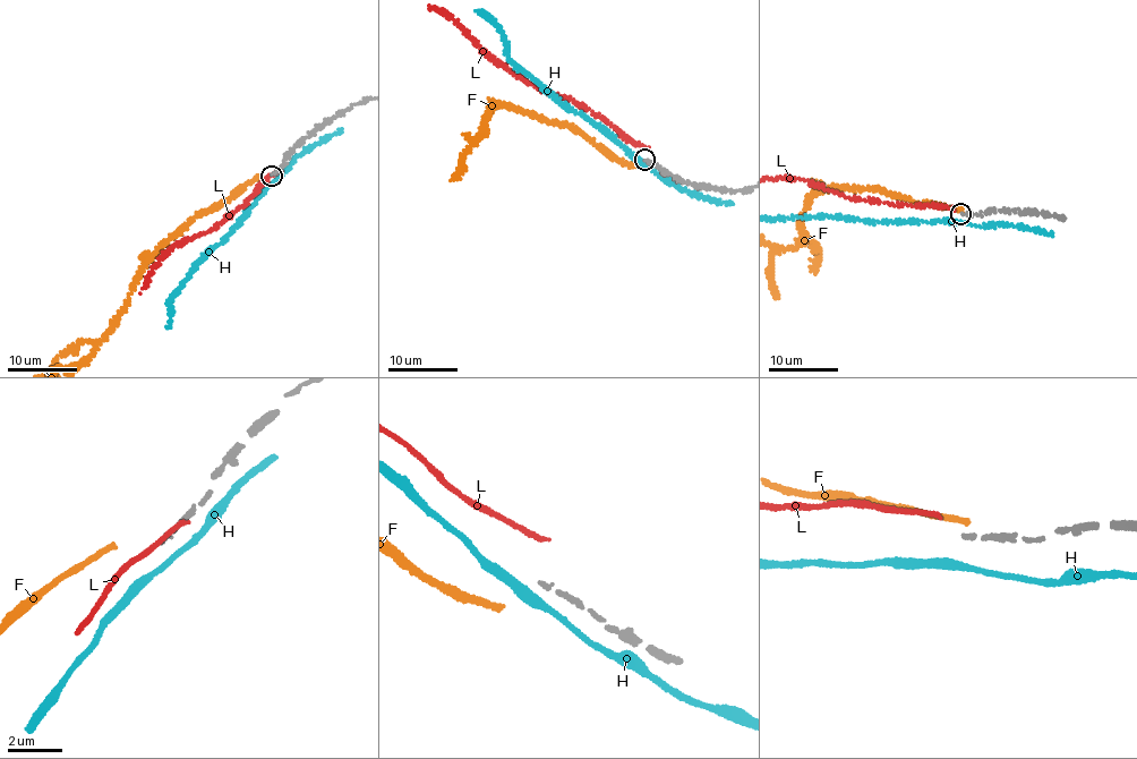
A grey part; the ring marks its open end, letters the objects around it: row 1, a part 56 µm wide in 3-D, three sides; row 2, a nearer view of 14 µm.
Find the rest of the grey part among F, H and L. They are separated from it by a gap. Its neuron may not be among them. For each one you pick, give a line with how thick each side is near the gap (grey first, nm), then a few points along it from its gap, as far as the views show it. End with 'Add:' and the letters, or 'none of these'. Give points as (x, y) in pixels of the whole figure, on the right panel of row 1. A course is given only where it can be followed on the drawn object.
Add: none of these

